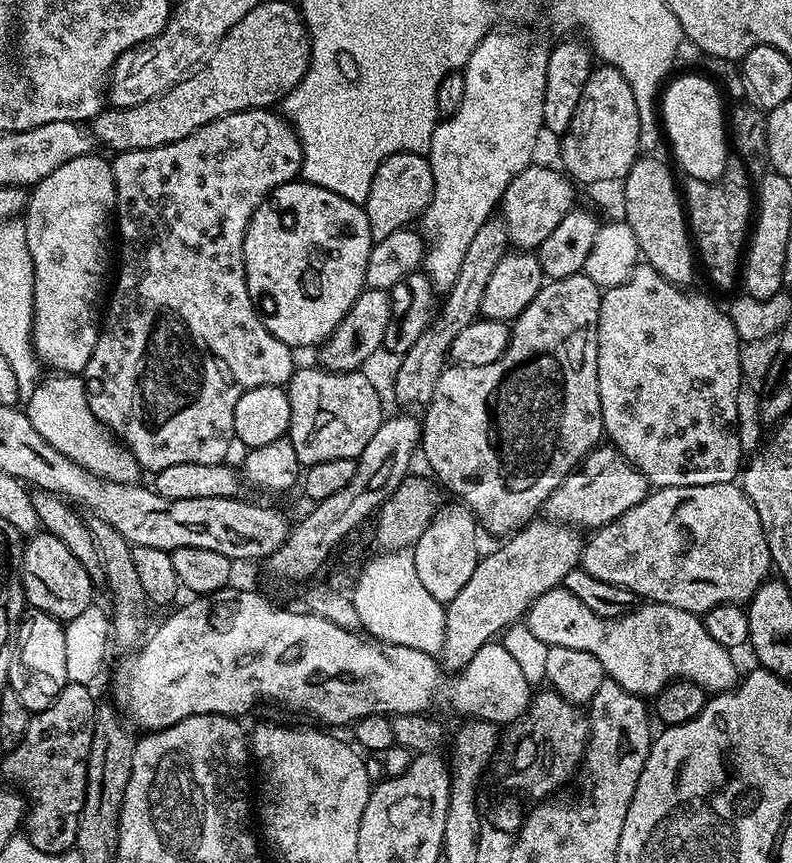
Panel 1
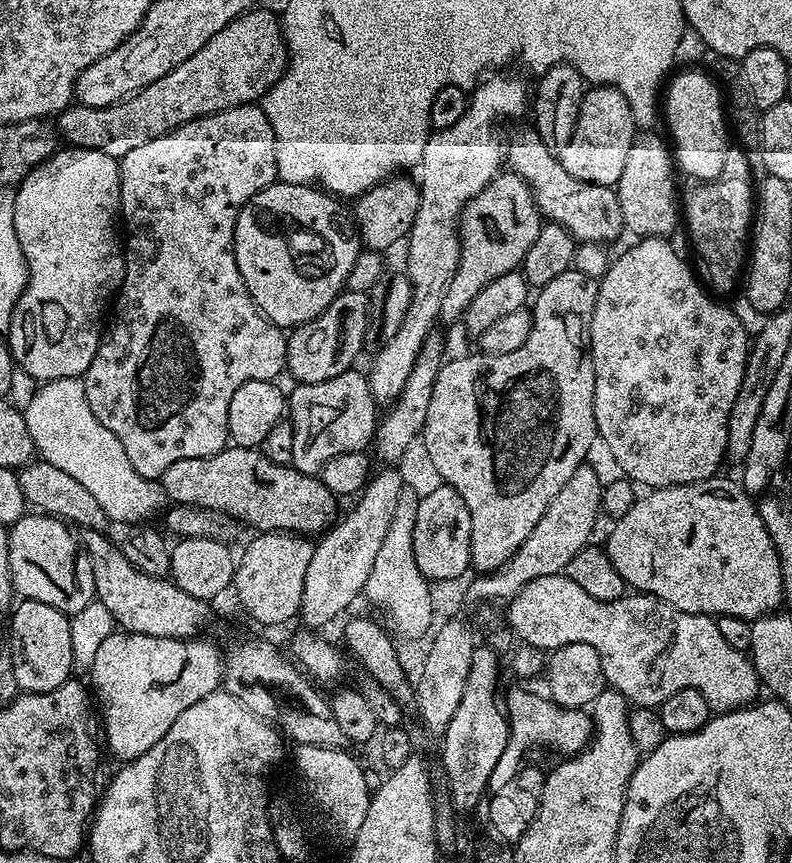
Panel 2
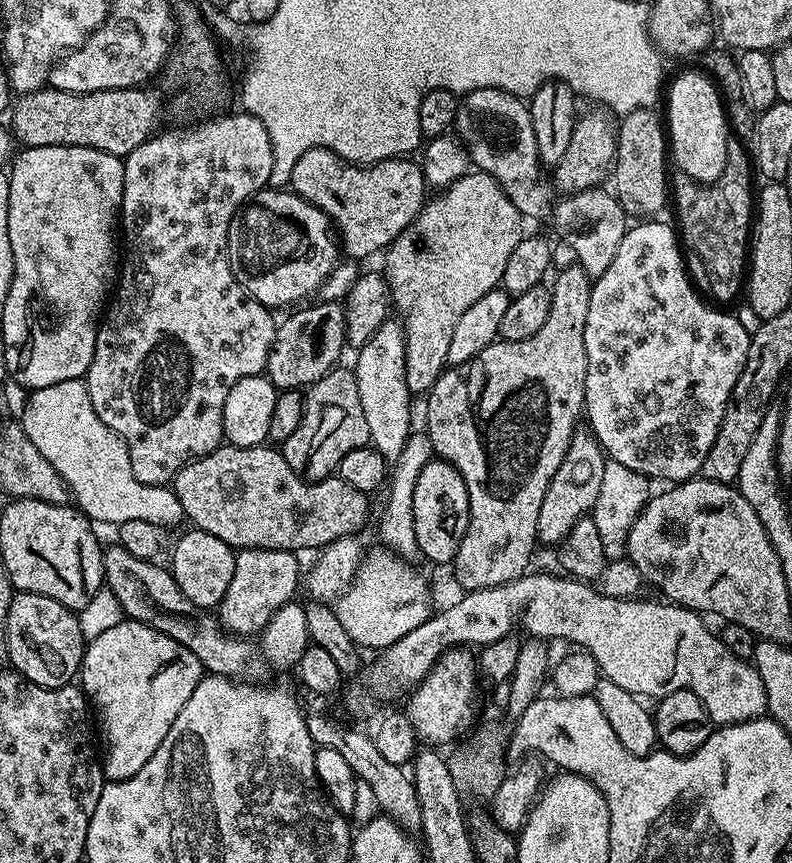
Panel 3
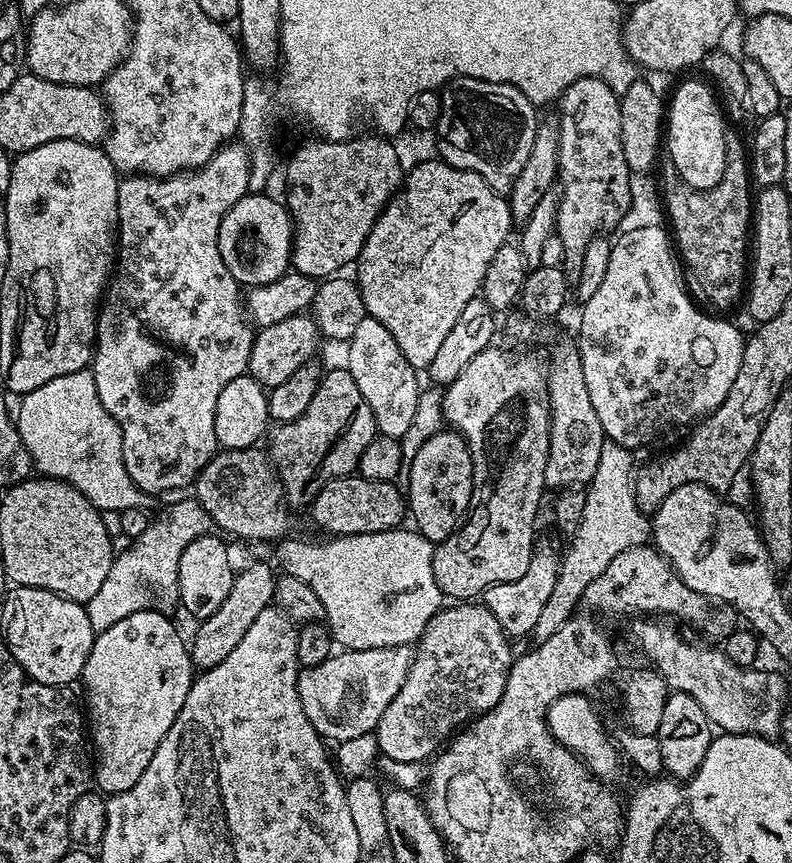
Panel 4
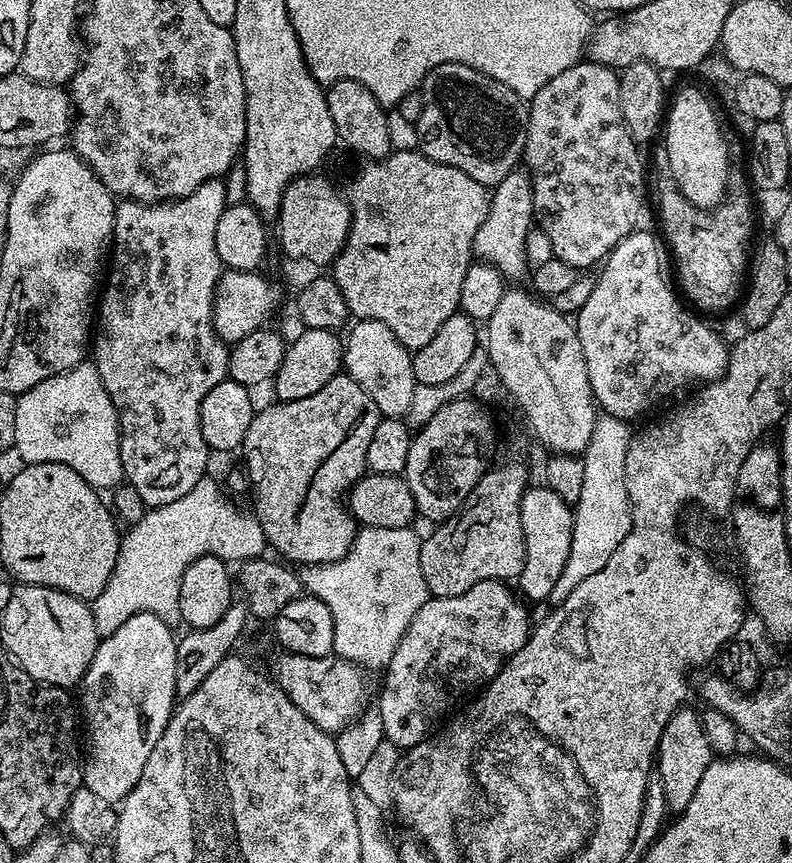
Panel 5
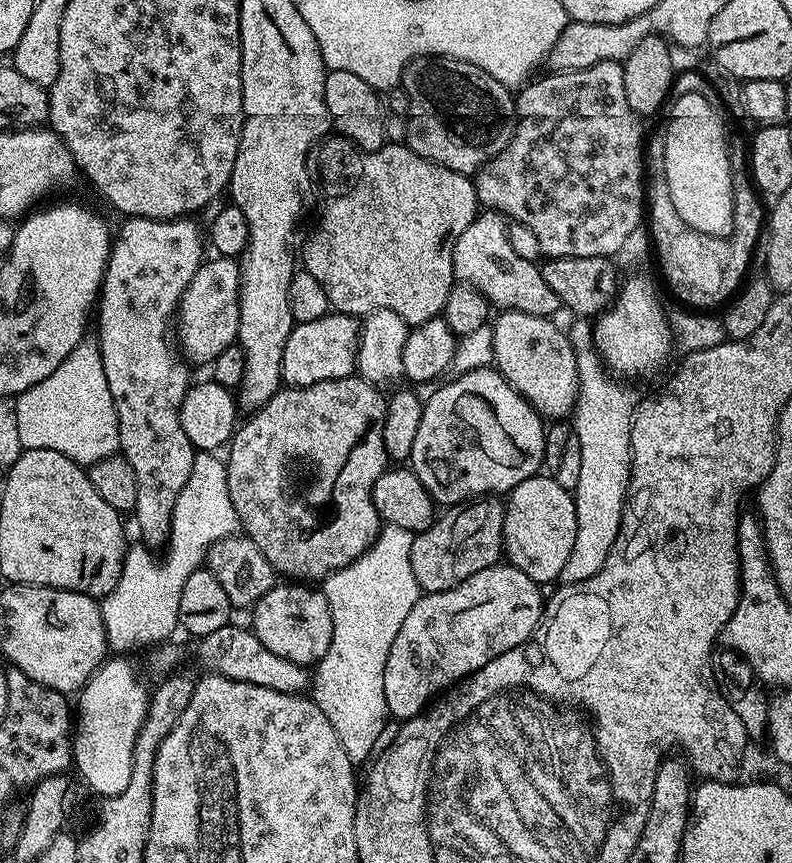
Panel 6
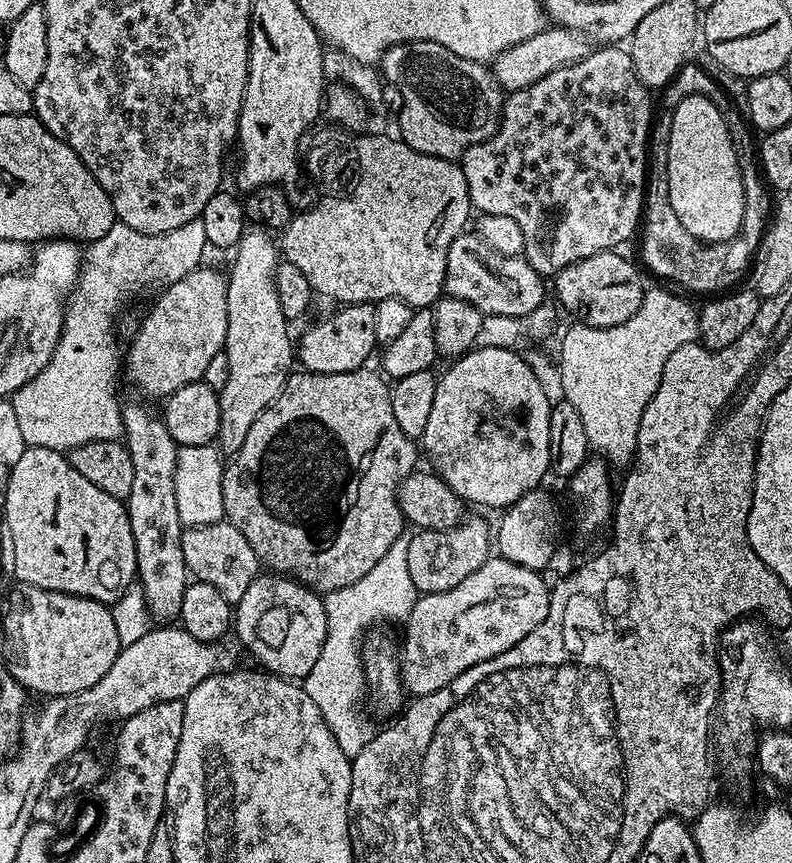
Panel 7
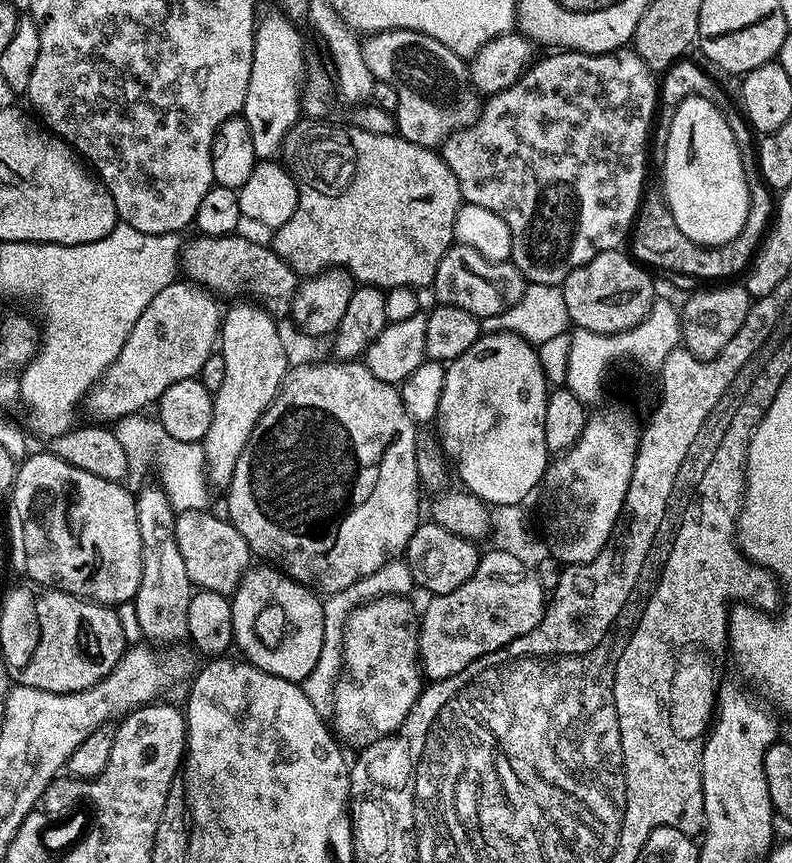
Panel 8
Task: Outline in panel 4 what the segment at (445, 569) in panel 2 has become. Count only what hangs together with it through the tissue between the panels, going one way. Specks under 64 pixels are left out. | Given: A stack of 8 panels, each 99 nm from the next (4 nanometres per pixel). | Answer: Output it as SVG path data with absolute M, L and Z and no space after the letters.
M455 430L435 432L414 454L407 465L408 488L406 508L414 528L434 545L441 544L451 532L456 531L465 519L474 500L472 487L472 455L460 433Z

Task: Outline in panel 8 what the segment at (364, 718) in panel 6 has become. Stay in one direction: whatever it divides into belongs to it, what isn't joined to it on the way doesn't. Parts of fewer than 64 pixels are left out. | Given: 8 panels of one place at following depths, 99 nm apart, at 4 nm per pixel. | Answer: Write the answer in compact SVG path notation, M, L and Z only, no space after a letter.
M395 560L389 561L378 570L374 570L374 574L354 582L354 586L346 586L346 590L331 593L323 601L324 637L322 638L322 654L318 654L318 666L314 666L314 670L310 670L310 674L306 674L306 678L302 681L306 698L310 698L310 702L314 702L314 710L318 710L321 714L329 711L332 702L332 691L336 689L336 682L339 680L342 671L344 623L347 620L348 613L359 607L363 602L370 601L378 596L408 594L411 588L414 588L412 571L409 570L407 563Z

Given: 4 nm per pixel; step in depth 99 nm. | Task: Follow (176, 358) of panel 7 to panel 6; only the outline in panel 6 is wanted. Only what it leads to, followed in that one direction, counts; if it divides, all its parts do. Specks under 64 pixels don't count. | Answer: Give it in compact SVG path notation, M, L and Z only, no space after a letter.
M216 254L213 257L213 260L212 257L205 259L200 269L194 274L192 281L186 286L174 317L174 332L178 337L178 347L193 365L211 365L212 361L218 358L218 354L226 350L226 346L237 343L238 314L240 313L240 266L231 256Z

